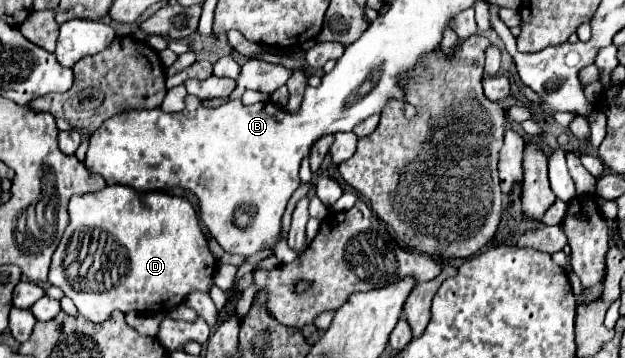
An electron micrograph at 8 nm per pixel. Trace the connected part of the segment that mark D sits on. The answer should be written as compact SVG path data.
M112 184L98 192L72 196L68 214L70 224L52 256L48 282L58 286L86 320L100 324L114 310L166 314L182 304L188 292L208 292L216 258L208 250L198 214L184 196L170 192L138 192L130 186Z

